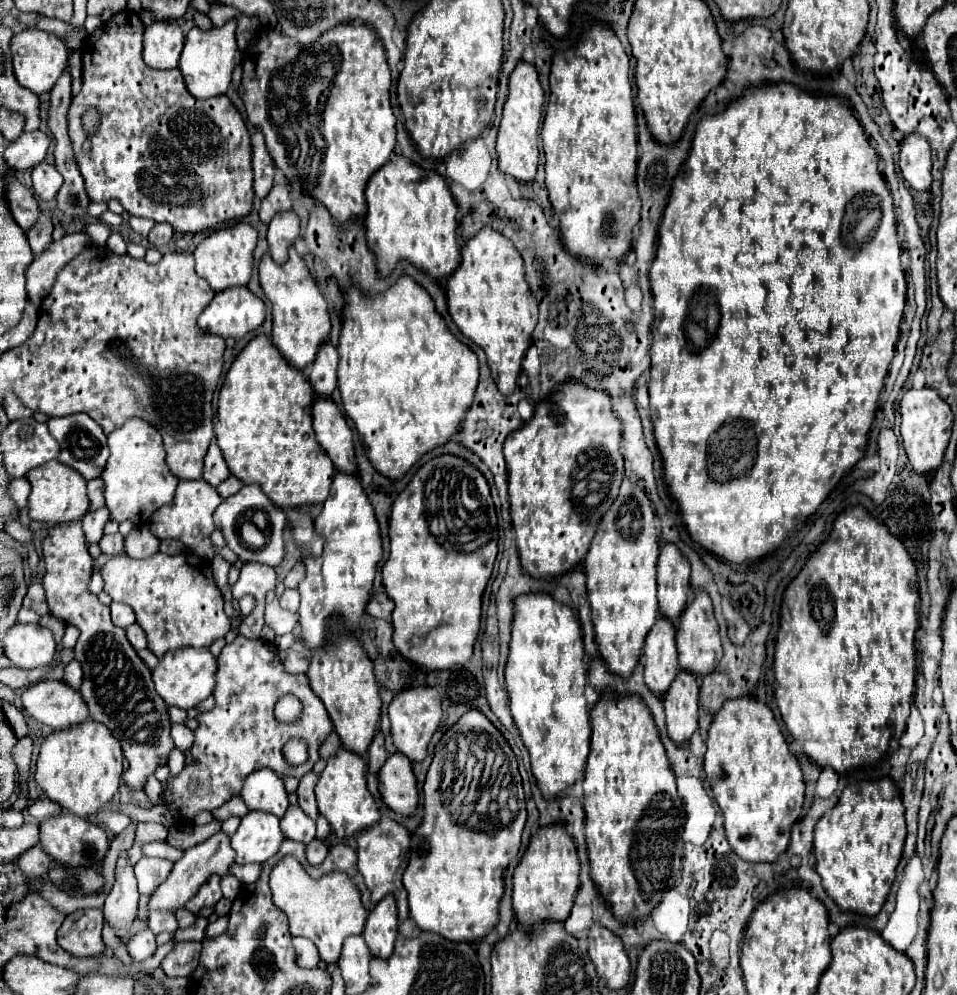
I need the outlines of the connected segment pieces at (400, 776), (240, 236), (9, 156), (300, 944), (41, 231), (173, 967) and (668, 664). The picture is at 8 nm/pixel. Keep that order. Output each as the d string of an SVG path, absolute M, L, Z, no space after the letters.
M395 753L387 759L379 779L379 793L383 803L405 817L413 815L419 805L419 791L417 791L417 779L411 767L411 761L403 757L401 753Z
M237 223L227 229L219 229L207 235L195 249L195 271L215 291L223 291L237 285L247 285L253 273L253 251L257 247L257 231L249 223Z
M33 131L33 133L23 133L17 141L9 143L3 159L9 169L31 169L39 165L49 149L49 137L43 131Z
M293 937L293 947L295 947L295 963L299 967L317 967L319 965L319 951L317 947L303 937Z
M41 211L41 223L37 223L33 229L29 229L27 239L29 239L33 255L39 255L51 243L51 231L53 229L49 229L49 221L51 221L49 211Z
M183 941L169 951L163 961L161 969L167 977L191 977L199 963L199 953L201 953L201 943L199 941Z
M659 617L655 627L649 631L643 655L645 655L645 683L653 695L663 697L679 673L675 627L667 623L667 619Z

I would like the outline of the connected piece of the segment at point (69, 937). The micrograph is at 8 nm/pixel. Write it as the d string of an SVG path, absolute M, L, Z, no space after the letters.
M87 909L75 911L67 915L67 921L63 921L57 937L59 945L73 953L73 955L99 955L105 949L103 941L103 911L101 909Z

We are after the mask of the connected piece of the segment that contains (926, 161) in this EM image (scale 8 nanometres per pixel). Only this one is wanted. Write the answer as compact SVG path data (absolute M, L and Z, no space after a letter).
M913 131L901 141L899 167L915 191L927 191L931 187L931 147L927 137Z

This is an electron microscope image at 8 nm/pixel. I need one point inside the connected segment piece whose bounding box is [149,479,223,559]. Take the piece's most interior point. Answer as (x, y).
(188, 518)

